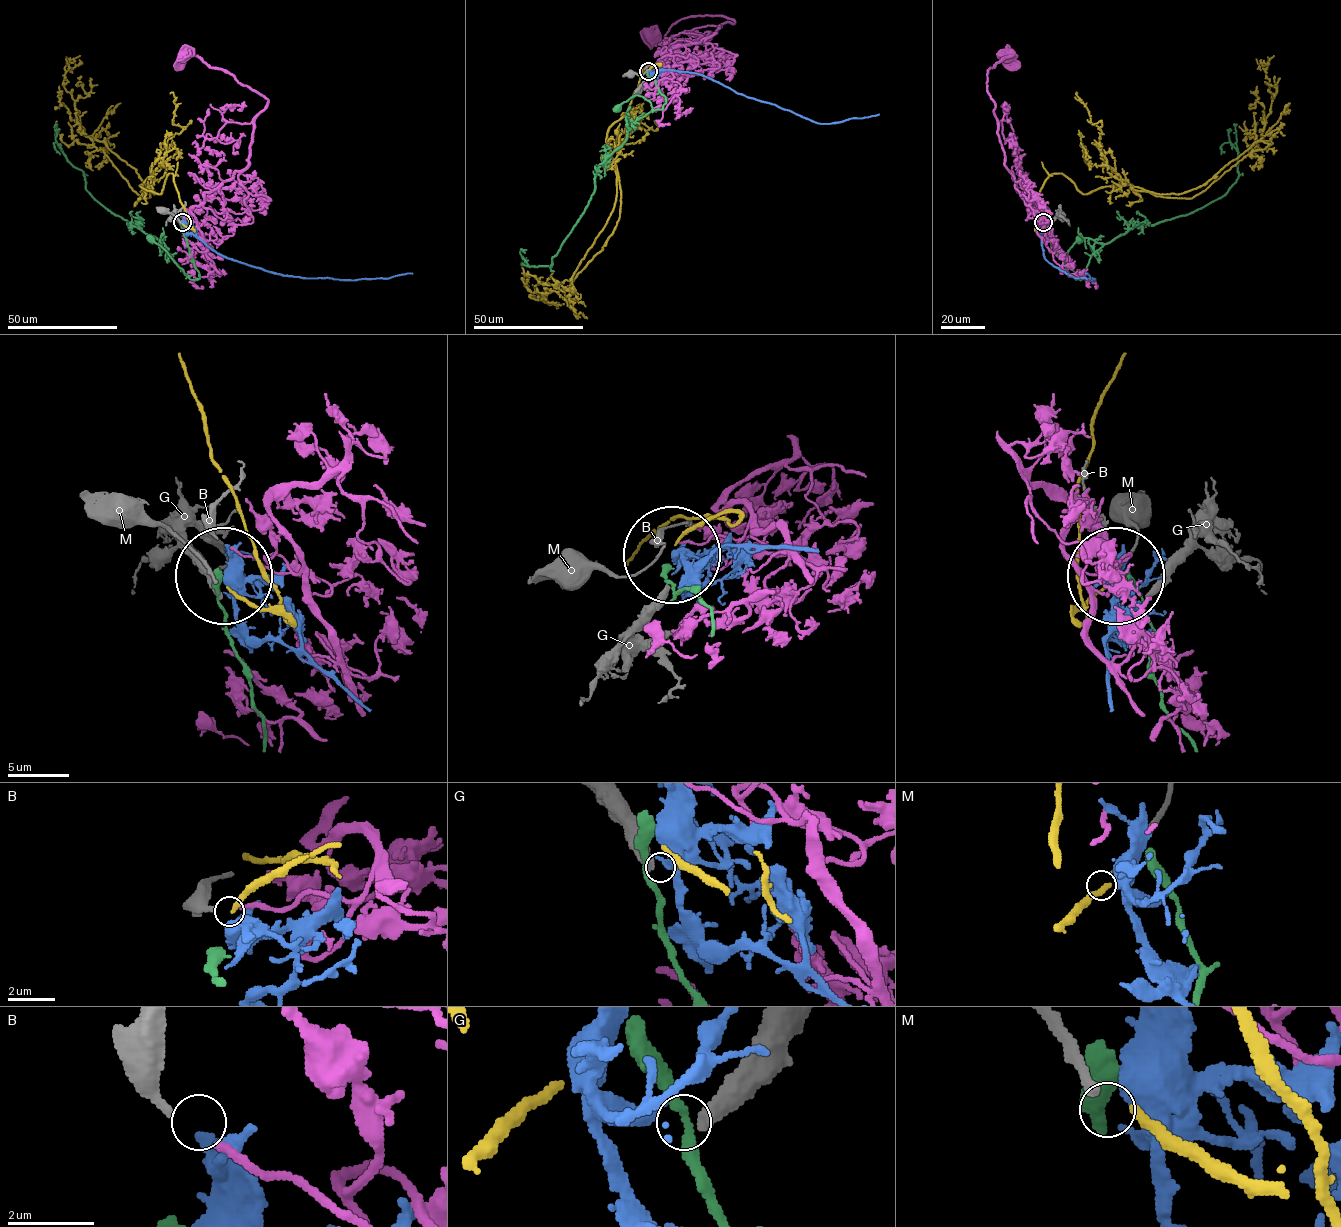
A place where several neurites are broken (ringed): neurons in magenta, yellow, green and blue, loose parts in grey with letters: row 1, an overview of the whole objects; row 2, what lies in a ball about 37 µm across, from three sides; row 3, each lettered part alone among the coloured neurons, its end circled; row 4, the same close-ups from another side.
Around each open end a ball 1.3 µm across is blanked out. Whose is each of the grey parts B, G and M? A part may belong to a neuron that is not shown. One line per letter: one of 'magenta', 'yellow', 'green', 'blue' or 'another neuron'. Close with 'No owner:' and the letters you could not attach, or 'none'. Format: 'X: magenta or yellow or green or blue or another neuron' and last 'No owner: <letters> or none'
B: magenta
G: another neuron
M: another neuron
No owner: G, M

